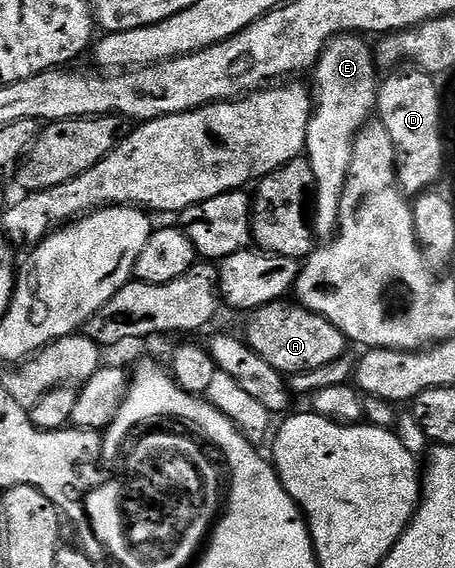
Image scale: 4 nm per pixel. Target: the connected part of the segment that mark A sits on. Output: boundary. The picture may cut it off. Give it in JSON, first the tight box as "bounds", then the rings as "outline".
{"bounds":[245,301,348,377],"outline":[[[279,301],[257,307],[245,319],[246,343],[253,351],[260,353],[260,357],[264,357],[264,361],[268,361],[272,369],[287,377],[320,369],[320,365],[329,365],[348,351],[346,335],[340,333],[340,329],[336,329],[332,321],[312,313],[294,301]]]}

